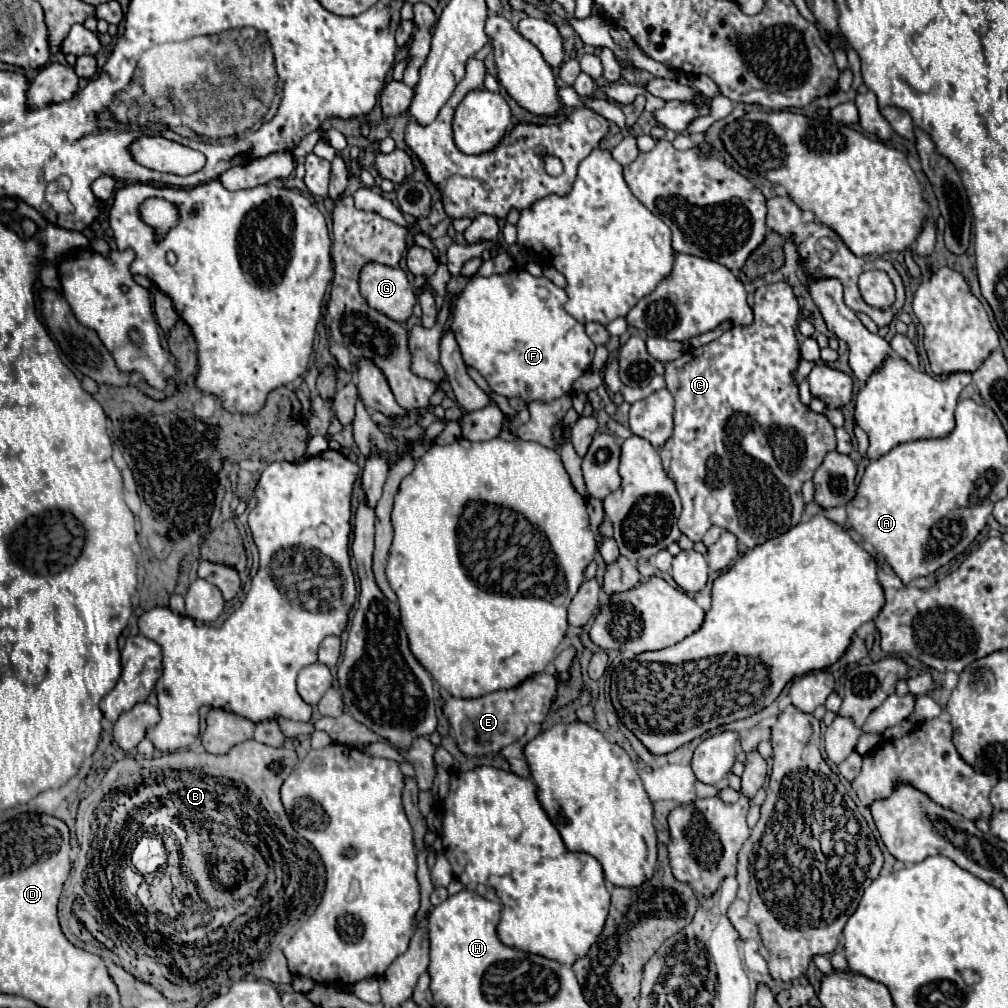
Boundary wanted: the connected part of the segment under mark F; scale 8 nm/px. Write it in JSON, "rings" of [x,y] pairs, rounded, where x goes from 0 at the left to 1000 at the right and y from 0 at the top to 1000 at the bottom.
{"rings":[[[505,268],[505,270],[501,270],[501,272],[491,272],[491,274],[483,274],[483,276],[471,274],[471,276],[461,284],[461,288],[455,292],[455,298],[453,298],[453,304],[451,304],[451,310],[449,310],[449,321],[447,321],[447,327],[451,329],[451,337],[453,337],[455,345],[457,345],[459,359],[461,359],[463,363],[471,365],[471,367],[483,377],[485,385],[487,385],[489,389],[501,393],[501,395],[513,393],[513,395],[517,395],[517,397],[521,397],[521,399],[525,401],[525,399],[531,399],[531,397],[535,397],[535,399],[547,399],[547,397],[551,397],[551,395],[557,395],[559,391],[566,391],[570,377],[572,377],[578,369],[582,369],[584,363],[586,363],[586,357],[588,357],[588,351],[590,351],[590,341],[588,341],[588,339],[584,337],[584,333],[580,331],[580,323],[578,323],[576,319],[572,319],[572,317],[561,308],[561,300],[563,300],[563,292],[561,292],[559,286],[551,284],[547,278],[543,278],[543,276],[539,276],[539,274],[537,274],[537,276],[531,276],[531,274],[527,274],[523,268]]]}

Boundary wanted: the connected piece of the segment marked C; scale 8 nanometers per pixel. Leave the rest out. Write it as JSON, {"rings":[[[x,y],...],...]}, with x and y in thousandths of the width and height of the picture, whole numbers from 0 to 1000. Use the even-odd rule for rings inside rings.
{"rings":[[[779,280],[759,282],[759,284],[751,286],[747,310],[749,310],[749,317],[745,323],[729,323],[729,325],[717,329],[707,339],[693,343],[693,345],[686,345],[682,349],[678,349],[676,355],[660,361],[660,375],[664,375],[664,387],[670,395],[670,427],[668,427],[668,433],[662,437],[662,440],[654,446],[654,452],[658,458],[658,466],[662,468],[662,472],[666,472],[666,476],[670,476],[670,486],[674,488],[674,494],[678,500],[678,506],[674,512],[674,526],[678,530],[682,530],[688,538],[695,538],[697,530],[705,524],[705,520],[711,520],[711,522],[727,528],[739,544],[749,544],[749,542],[785,526],[787,522],[791,522],[795,518],[795,510],[799,504],[799,498],[795,492],[797,478],[805,476],[809,466],[816,458],[818,450],[828,446],[828,423],[822,419],[822,415],[816,409],[811,411],[793,397],[793,385],[787,377],[787,369],[795,357],[793,339],[789,335],[789,319],[791,319],[791,312],[793,312],[793,302],[791,302],[787,288]]]}

